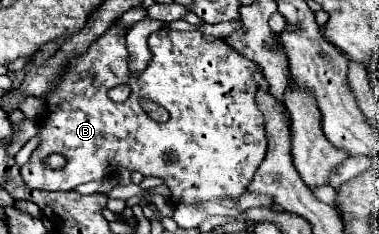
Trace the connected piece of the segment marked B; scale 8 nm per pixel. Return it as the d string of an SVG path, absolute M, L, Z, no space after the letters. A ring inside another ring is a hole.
M115 22L105 34L91 42L81 56L67 64L67 70L61 74L57 84L45 94L47 108L39 118L39 146L33 150L31 160L21 166L21 176L27 186L35 190L73 190L83 182L113 176L117 168L127 166L129 172L137 170L143 176L163 178L171 188L171 198L175 202L219 202L227 194L239 200L267 150L263 118L257 110L253 94L257 90L253 80L257 64L237 54L219 38L201 34L197 30L175 32L167 28L151 34L153 60L139 78L129 78L125 34L127 28ZM117 84L127 84L131 88L131 96L123 104L117 104L107 96L107 92ZM141 98L149 98L167 108L171 114L167 124L151 120L139 106ZM53 152L67 158L67 166L63 170L47 170L43 166L43 160Z

